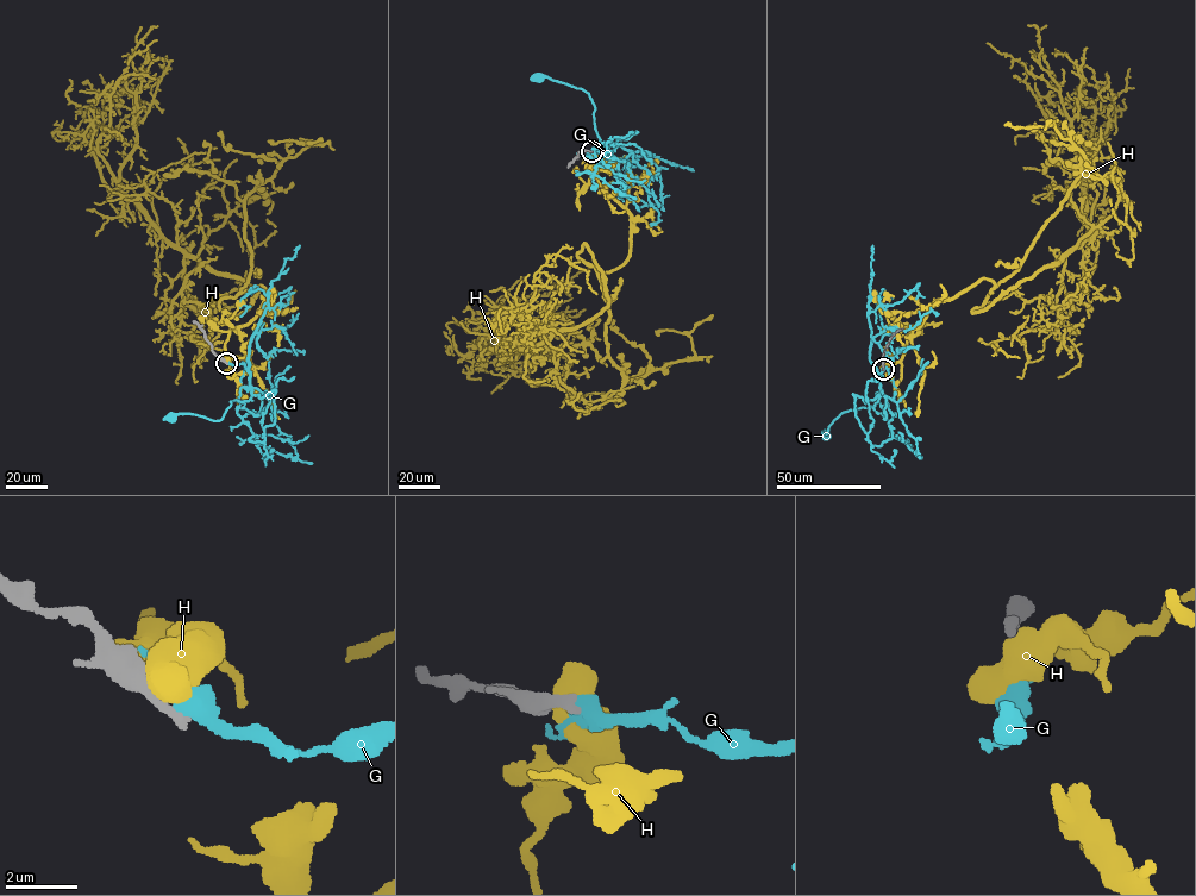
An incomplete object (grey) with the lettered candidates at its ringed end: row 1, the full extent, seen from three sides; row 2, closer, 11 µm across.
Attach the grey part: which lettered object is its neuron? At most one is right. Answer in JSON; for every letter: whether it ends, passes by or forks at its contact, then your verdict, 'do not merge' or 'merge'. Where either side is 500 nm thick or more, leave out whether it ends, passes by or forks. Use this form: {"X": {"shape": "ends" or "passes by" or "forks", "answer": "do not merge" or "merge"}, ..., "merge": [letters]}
{"G": {"shape": "passes by", "answer": "do not merge"}, "H": {"answer": "do not merge"}, "merge": []}

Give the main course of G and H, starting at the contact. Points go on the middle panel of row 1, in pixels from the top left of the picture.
G: (592, 151), (608, 156), (612, 152), (595, 129), (594, 105), (589, 94), (539, 76)
H: (592, 151), (631, 217), (621, 265), (576, 255), (608, 304), (532, 348), (486, 330), (589, 268)

